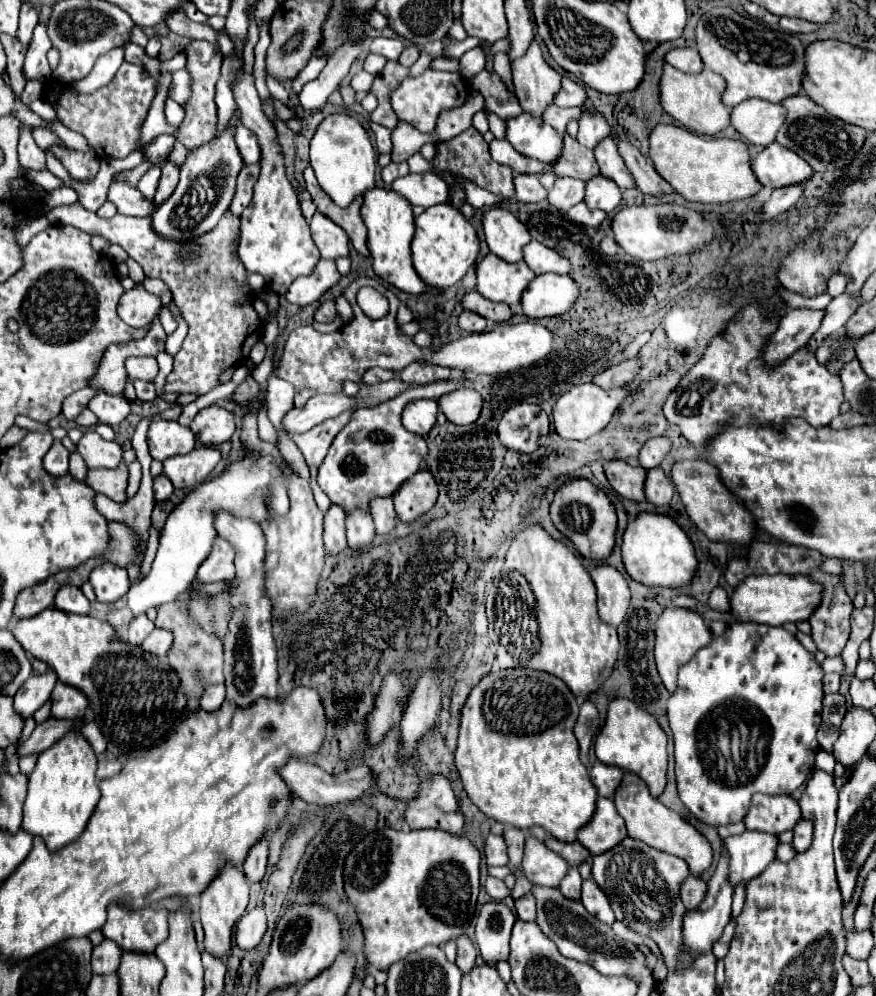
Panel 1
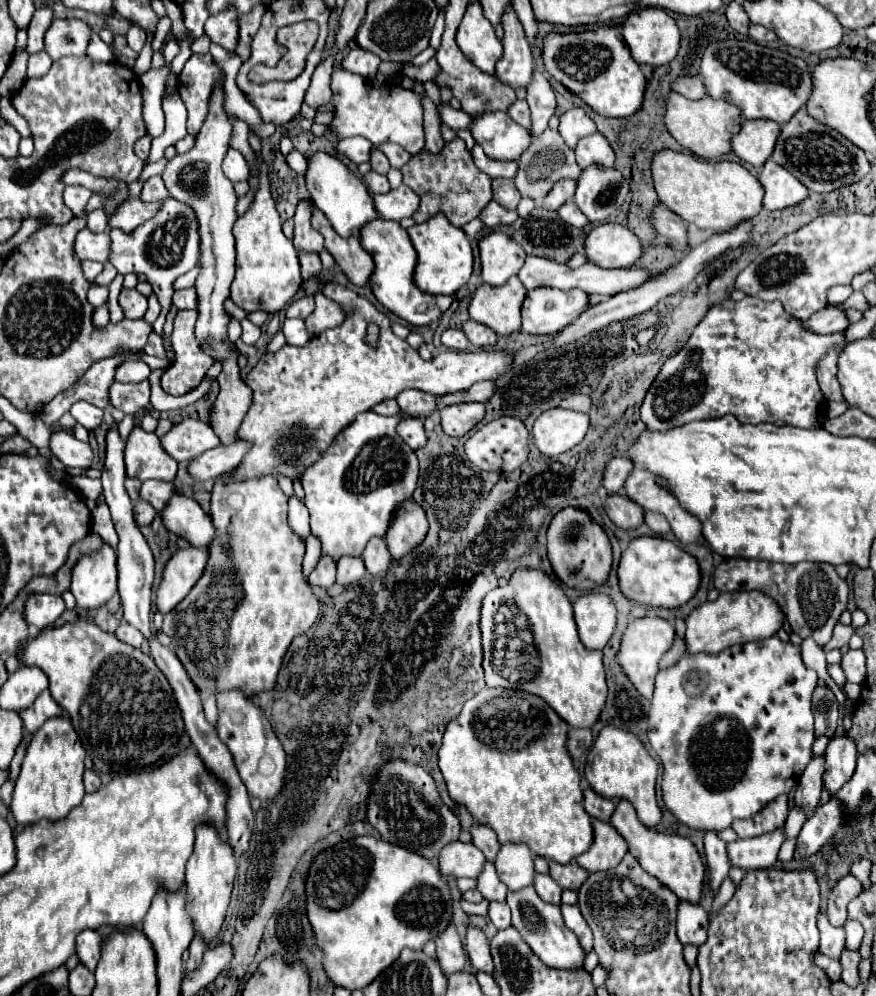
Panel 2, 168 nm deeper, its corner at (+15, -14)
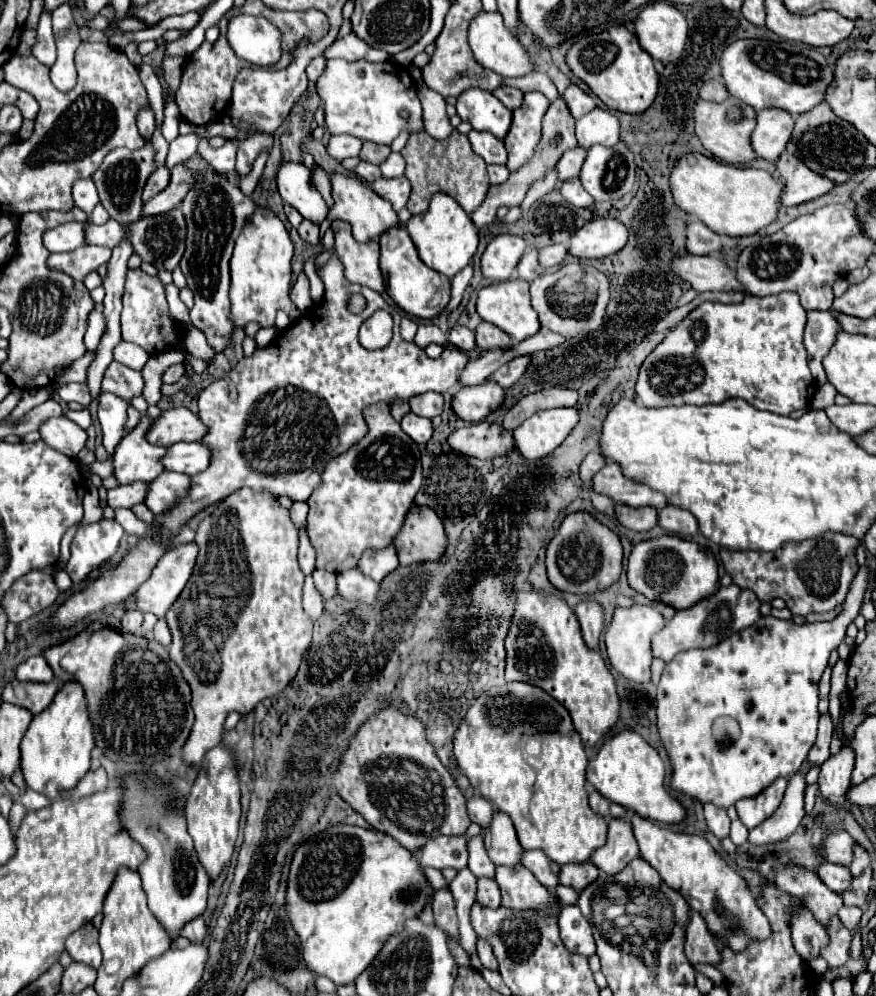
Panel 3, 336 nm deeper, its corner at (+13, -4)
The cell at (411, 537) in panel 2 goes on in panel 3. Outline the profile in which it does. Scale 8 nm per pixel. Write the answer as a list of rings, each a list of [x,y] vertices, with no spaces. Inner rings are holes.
[[[410,508],[402,532],[394,540],[400,566],[440,560],[448,546],[442,520],[430,508]]]

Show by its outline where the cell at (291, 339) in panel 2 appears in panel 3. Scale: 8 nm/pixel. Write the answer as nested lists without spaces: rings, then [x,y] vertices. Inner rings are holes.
[[[256,208],[250,224],[236,240],[230,260],[230,320],[236,328],[244,328],[248,322],[258,322],[260,328],[272,328],[278,310],[283,310],[292,322],[300,318],[302,313],[288,298],[292,282],[292,256],[294,246],[284,224],[276,218],[276,214],[272,214],[272,210]]]

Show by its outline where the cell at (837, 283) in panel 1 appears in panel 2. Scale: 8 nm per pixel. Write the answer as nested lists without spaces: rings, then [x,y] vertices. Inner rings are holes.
[[[832,286],[828,290],[828,302],[830,304],[844,304],[850,294],[852,294],[852,286]]]

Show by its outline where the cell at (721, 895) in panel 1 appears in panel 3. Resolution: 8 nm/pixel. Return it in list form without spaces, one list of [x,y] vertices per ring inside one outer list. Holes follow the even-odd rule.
[[[704,804],[704,816],[708,822],[708,828],[722,840],[730,832],[730,818],[726,814],[726,808],[720,808],[716,804]]]

